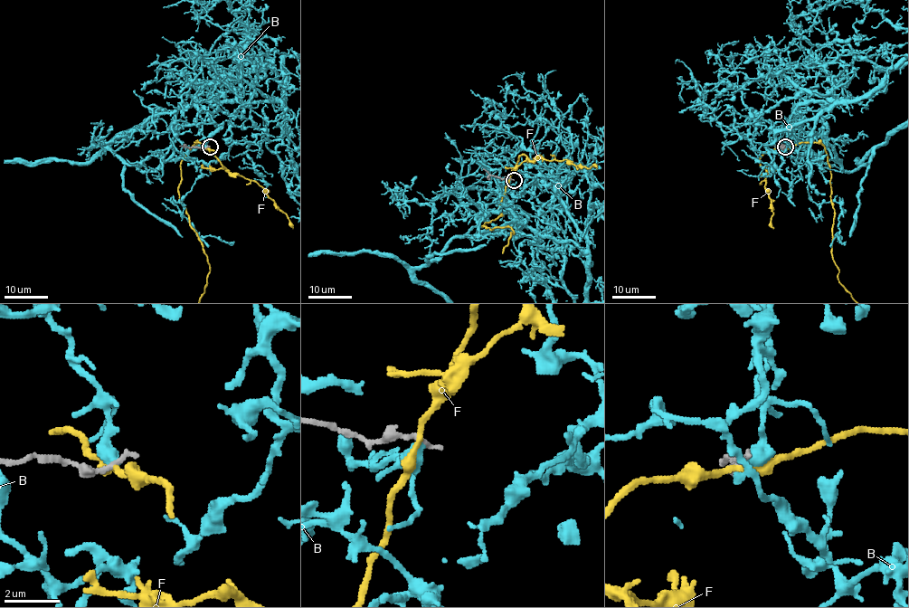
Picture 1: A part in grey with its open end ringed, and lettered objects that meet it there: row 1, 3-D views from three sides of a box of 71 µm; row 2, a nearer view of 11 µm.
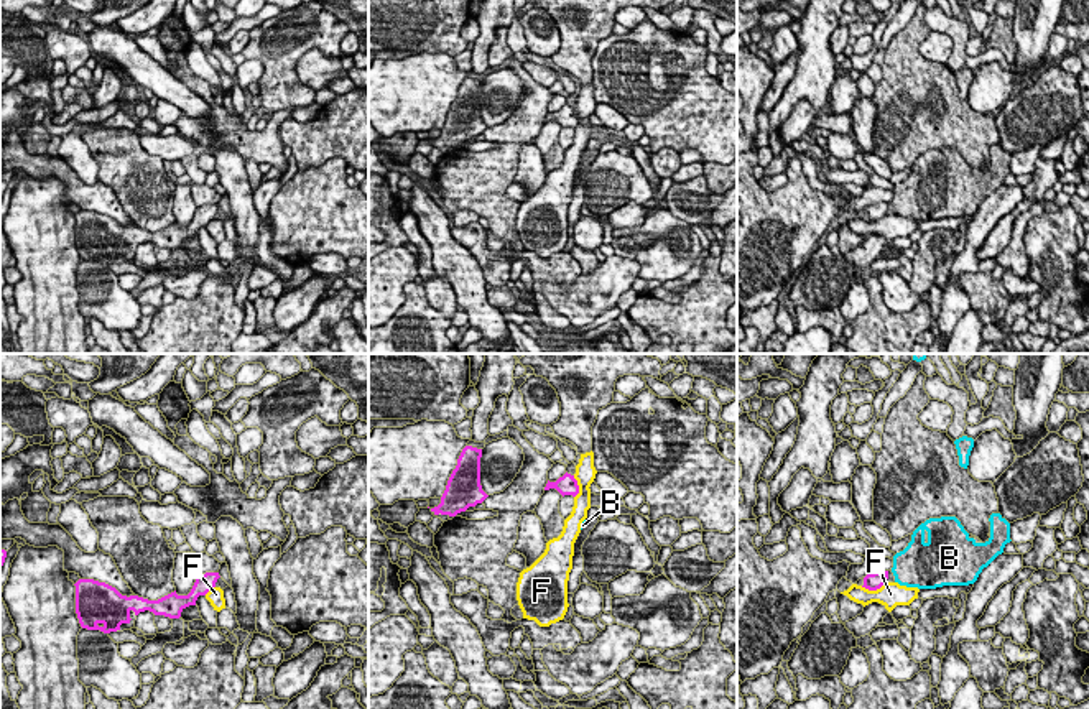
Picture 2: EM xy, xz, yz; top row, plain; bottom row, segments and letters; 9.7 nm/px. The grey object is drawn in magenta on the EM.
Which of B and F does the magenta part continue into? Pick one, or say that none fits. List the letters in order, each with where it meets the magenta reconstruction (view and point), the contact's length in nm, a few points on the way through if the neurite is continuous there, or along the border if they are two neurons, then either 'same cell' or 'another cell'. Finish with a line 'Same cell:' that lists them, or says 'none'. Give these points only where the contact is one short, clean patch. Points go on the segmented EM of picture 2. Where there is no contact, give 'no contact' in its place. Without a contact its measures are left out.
B: no contact; another cell
F: contact yz (874, 589); length 280 nm; border yz (887, 583), (875, 589), (861, 586); another cell
Same cell: none

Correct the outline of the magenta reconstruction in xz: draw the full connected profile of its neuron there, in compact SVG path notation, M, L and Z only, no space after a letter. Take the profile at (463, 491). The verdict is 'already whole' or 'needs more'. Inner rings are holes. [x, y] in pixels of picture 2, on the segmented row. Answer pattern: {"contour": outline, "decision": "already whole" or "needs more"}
{"contour": "M472 446L462 449L441 497L441 503L431 508L434 515L456 517L489 497L480 485L480 457L482 449Z", "decision": "already whole"}

